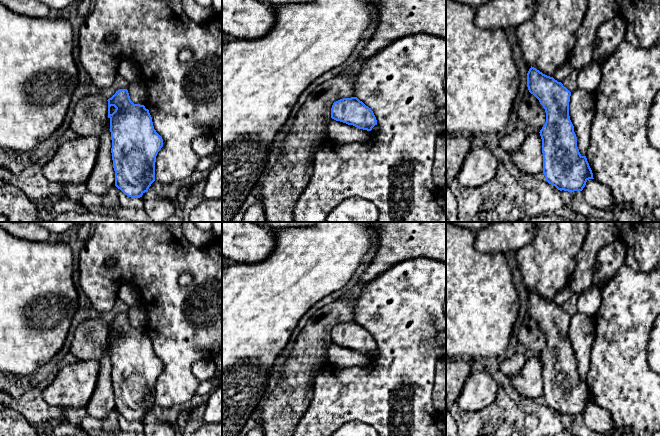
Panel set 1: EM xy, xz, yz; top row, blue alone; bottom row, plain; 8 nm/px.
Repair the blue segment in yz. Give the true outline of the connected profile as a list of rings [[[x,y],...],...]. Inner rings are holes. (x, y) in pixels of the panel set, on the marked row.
[[[532,66],[527,73],[527,87],[546,112],[546,122],[539,132],[542,139],[543,173],[546,181],[560,191],[570,193],[582,191],[586,182],[594,178],[586,156],[582,156],[577,147],[577,137],[569,116],[571,92],[561,82]]]

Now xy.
[[[119,89],[107,101],[115,186],[128,197],[140,198],[155,181],[156,156],[163,147],[163,139],[154,129],[149,110],[134,104],[127,89]]]

